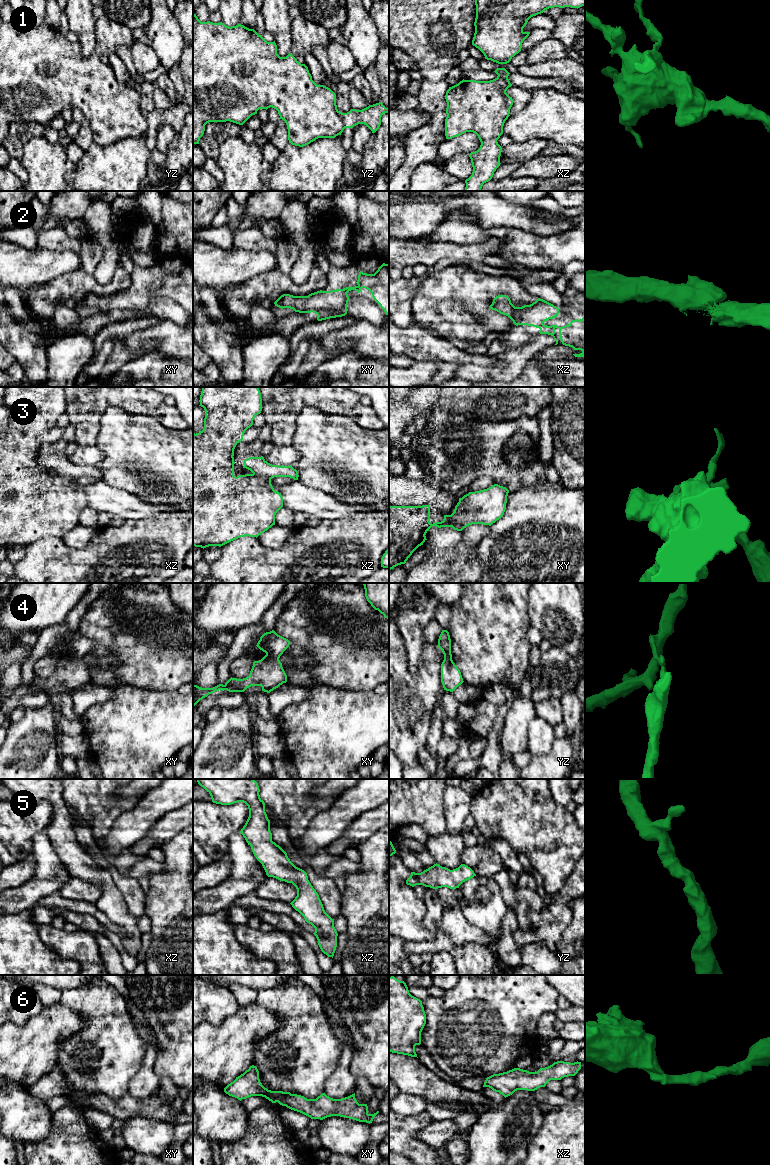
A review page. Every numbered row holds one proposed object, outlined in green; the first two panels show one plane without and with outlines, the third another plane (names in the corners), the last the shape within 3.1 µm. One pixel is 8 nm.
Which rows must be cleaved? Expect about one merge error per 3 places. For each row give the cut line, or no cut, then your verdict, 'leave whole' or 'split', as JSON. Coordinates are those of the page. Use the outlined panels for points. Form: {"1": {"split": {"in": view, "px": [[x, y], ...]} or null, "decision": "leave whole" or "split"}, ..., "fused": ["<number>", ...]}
{"1": {"split": null, "decision": "leave whole"}, "2": {"split": null, "decision": "leave whole"}, "3": {"split": {"in": "xz", "px": [[253, 473], [270, 479]]}, "decision": "split"}, "4": {"split": {"in": "xy", "px": [[266, 653], [273, 659], [278, 660]]}, "decision": "split"}, "5": {"split": null, "decision": "leave whole"}, "6": {"split": null, "decision": "leave whole"}, "fused": ["3", "4"]}

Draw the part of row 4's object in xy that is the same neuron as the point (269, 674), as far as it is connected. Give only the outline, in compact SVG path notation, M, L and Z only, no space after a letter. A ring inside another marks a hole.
M267 654L259 661L254 661L250 674L243 679L230 678L224 685L213 688L201 688L193 684L193 706L200 700L219 690L244 692L251 686L261 686L262 691L270 693L287 682L287 675L280 660L273 660Z

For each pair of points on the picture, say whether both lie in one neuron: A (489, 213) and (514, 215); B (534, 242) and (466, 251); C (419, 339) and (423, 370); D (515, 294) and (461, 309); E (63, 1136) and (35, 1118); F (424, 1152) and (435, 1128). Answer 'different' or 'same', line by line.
A: same
B: different
C: different
D: same
E: different
F: different

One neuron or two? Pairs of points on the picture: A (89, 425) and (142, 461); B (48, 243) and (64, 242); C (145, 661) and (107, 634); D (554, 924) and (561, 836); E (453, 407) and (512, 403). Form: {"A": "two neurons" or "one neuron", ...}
{"A": "two neurons", "B": "one neuron", "C": "one neuron", "D": "two neurons", "E": "one neuron"}

